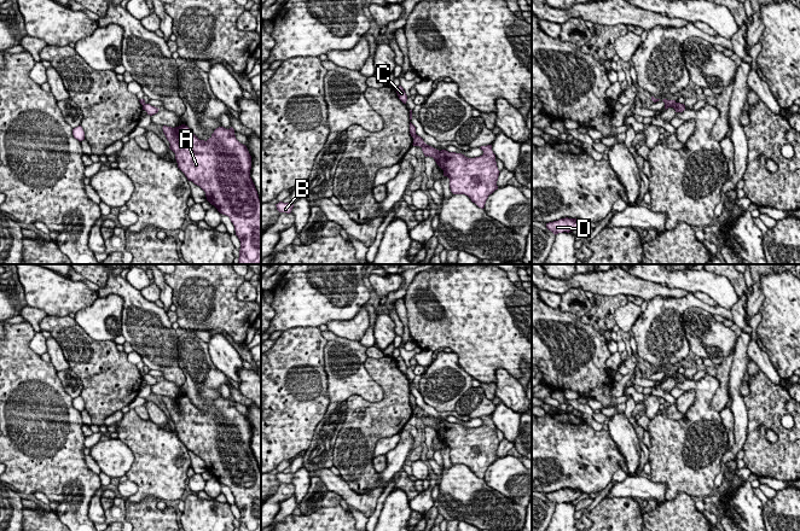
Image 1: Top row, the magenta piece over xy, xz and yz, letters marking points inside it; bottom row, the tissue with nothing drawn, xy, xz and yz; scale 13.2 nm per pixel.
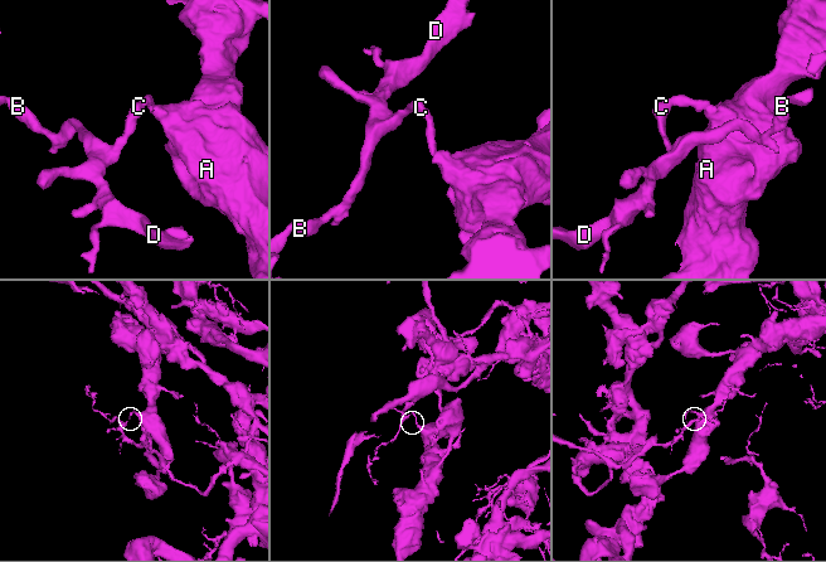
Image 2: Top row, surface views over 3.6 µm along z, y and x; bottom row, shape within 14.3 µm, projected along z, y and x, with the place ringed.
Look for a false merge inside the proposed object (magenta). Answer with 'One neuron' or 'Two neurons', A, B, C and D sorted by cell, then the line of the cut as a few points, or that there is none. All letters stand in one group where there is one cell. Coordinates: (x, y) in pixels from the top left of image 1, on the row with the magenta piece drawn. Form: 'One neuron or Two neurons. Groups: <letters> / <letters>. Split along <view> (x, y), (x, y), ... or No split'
Two neurons. Groups: A / B C D. Split along yz (676, 103), (672, 106)

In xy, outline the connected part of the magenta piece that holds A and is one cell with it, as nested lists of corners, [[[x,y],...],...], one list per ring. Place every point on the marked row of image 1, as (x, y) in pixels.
[[[185,124],[175,128],[163,126],[162,129],[170,144],[169,148],[175,153],[178,168],[189,181],[199,186],[205,192],[207,200],[220,214],[228,216],[233,223],[236,235],[240,241],[238,264],[261,264],[261,200],[250,177],[251,156],[247,146],[236,139],[234,129],[232,127],[230,129],[219,127],[207,141],[199,140]]]

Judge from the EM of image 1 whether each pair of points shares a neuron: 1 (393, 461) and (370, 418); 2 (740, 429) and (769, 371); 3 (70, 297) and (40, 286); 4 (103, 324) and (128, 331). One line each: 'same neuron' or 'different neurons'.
1: different neurons
2: different neurons
3: same neuron
4: different neurons

